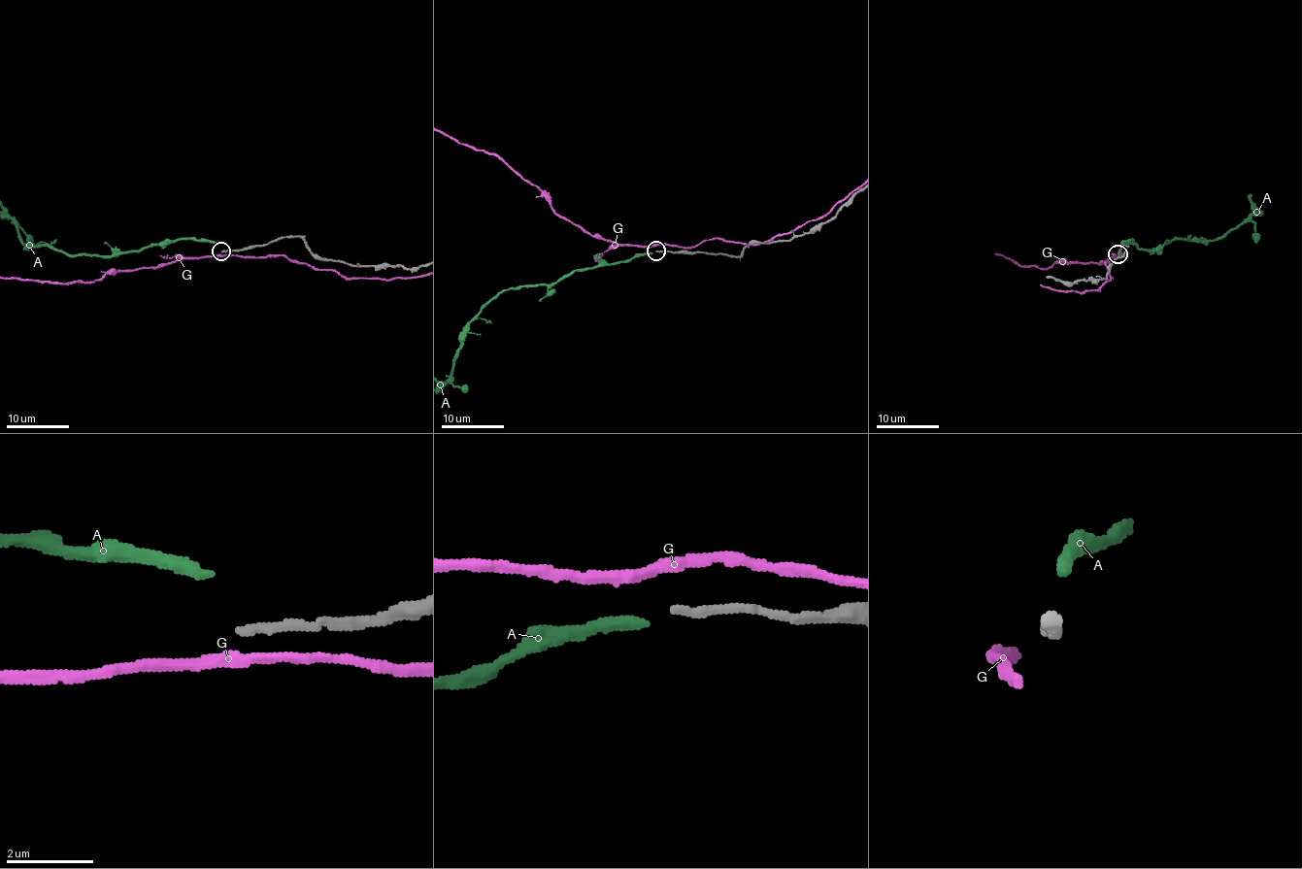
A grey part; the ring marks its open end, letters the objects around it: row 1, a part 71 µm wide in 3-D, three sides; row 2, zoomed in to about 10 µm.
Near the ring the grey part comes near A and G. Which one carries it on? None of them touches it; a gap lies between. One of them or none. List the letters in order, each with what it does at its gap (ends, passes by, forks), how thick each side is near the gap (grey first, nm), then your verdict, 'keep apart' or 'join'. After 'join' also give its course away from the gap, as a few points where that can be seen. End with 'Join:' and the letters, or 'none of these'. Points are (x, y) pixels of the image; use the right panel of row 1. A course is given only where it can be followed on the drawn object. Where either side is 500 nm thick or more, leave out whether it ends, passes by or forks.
A: it ends there; 190 nm thick on the grey side, 280 nm on the other; keep apart
G: it passes by; 190 nm thick on the grey side, 240 nm on the other; keep apart
Join: none of these

